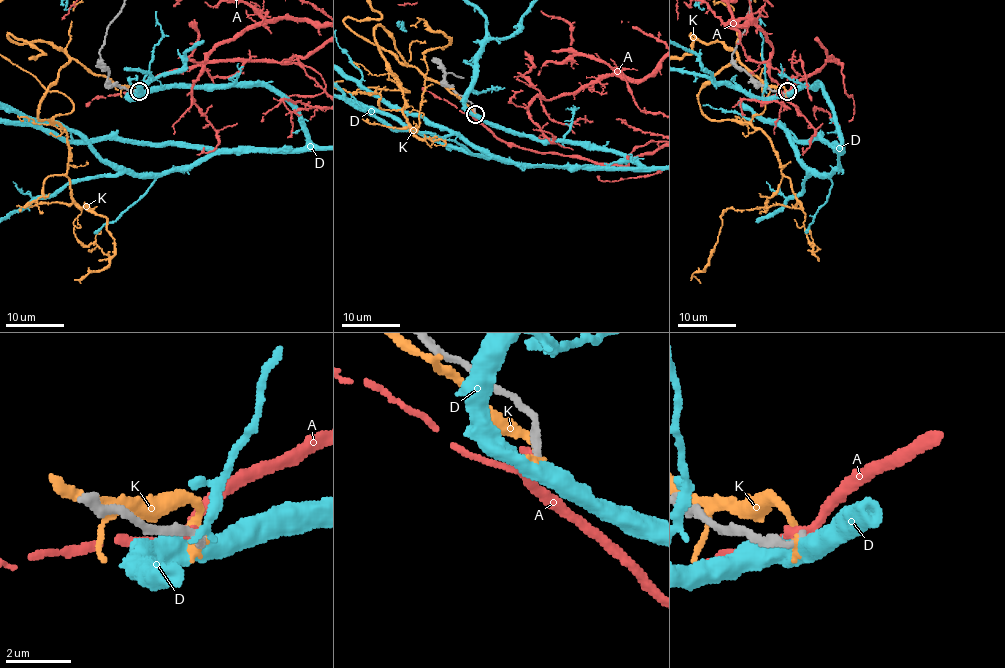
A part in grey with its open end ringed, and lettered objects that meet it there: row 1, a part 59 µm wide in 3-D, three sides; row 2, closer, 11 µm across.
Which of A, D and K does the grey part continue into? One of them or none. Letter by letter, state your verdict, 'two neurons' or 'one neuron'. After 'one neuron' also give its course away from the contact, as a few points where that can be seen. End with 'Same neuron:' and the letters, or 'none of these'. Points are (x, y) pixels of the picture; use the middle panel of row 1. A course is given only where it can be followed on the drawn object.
A: two neurons
D: two neurons
K: two neurons
Same neuron: none of these

